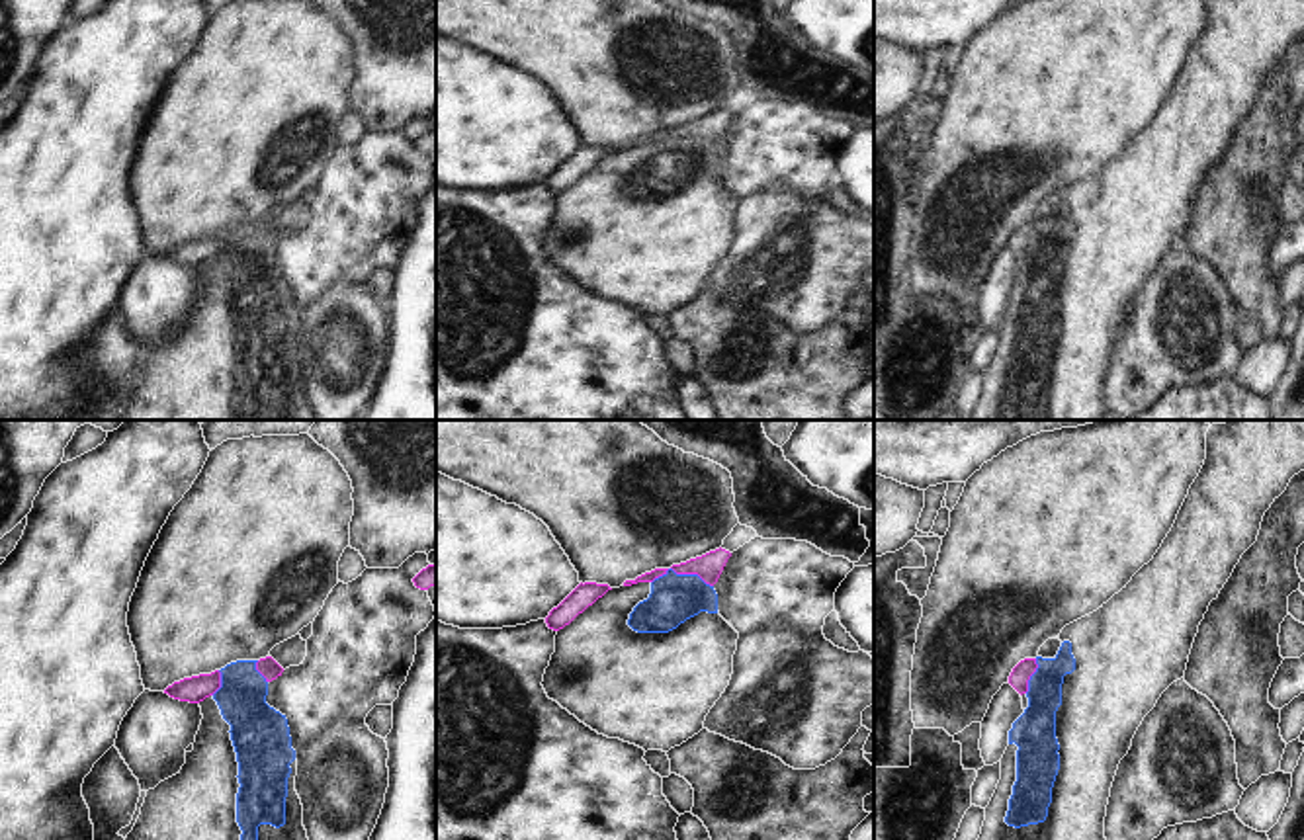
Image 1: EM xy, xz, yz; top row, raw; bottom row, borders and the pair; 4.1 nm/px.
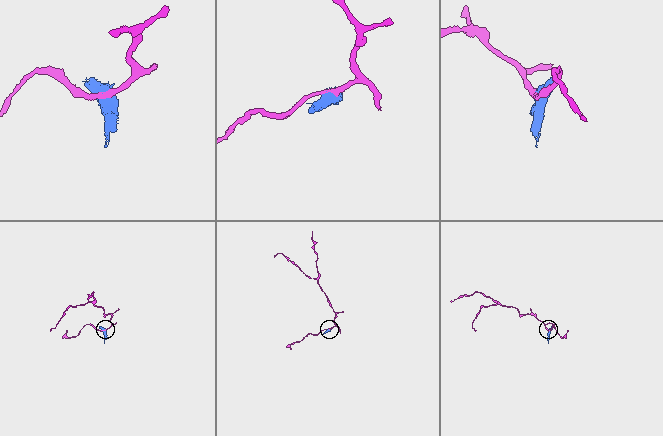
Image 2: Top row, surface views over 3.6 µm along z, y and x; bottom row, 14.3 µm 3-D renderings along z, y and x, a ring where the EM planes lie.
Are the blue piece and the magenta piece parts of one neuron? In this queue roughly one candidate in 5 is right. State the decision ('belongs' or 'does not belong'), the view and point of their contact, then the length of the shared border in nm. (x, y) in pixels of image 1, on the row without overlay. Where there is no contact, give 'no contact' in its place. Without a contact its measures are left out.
does not belong; contact xz (683, 137); length 260 nm

